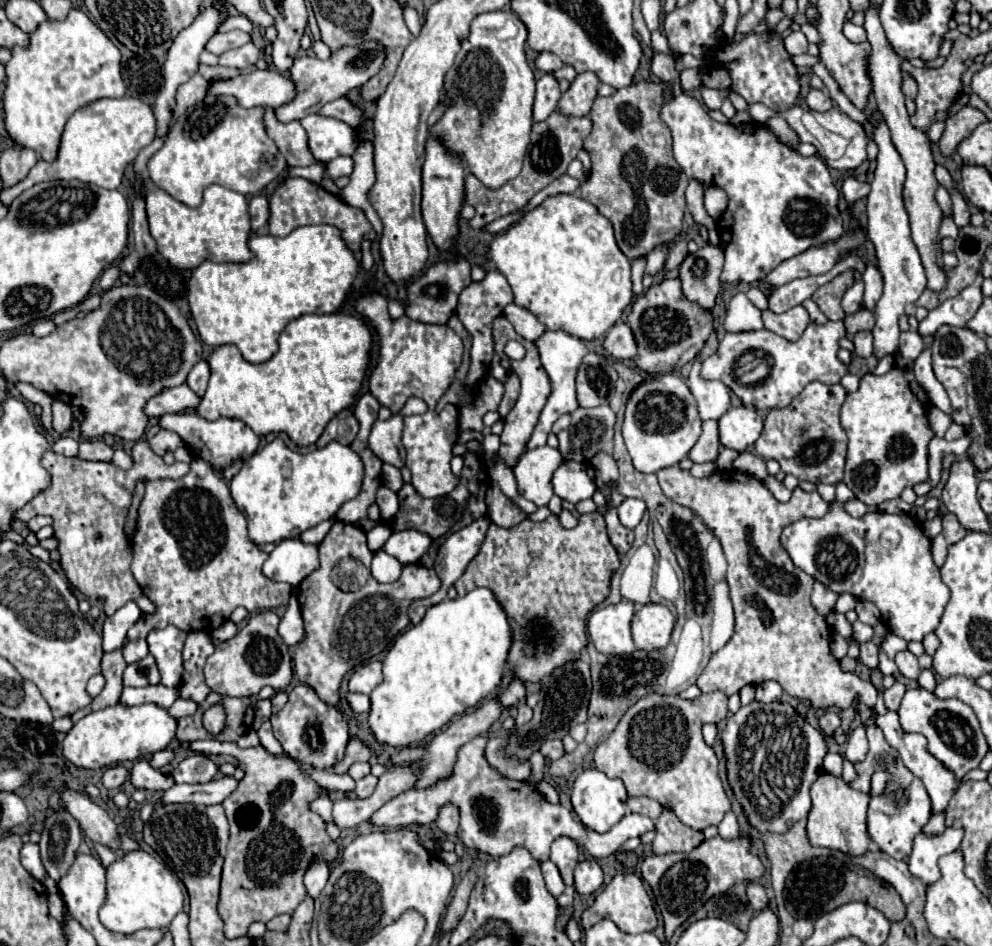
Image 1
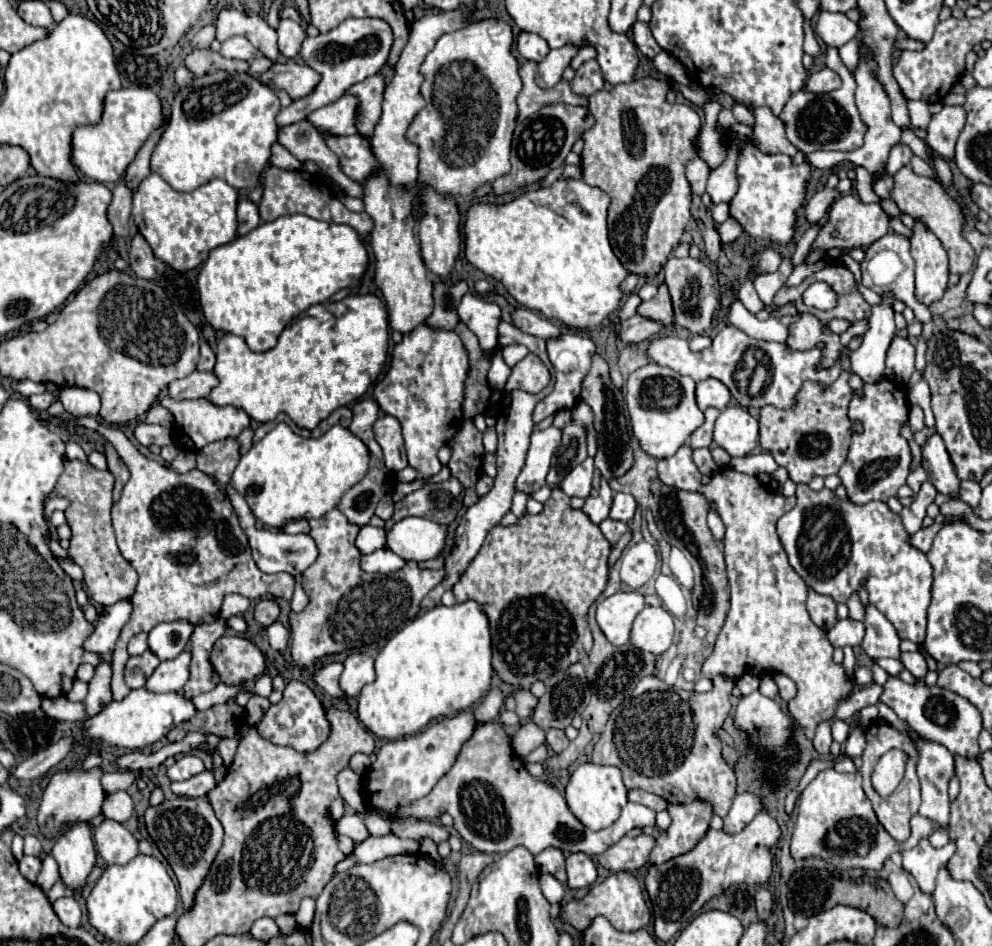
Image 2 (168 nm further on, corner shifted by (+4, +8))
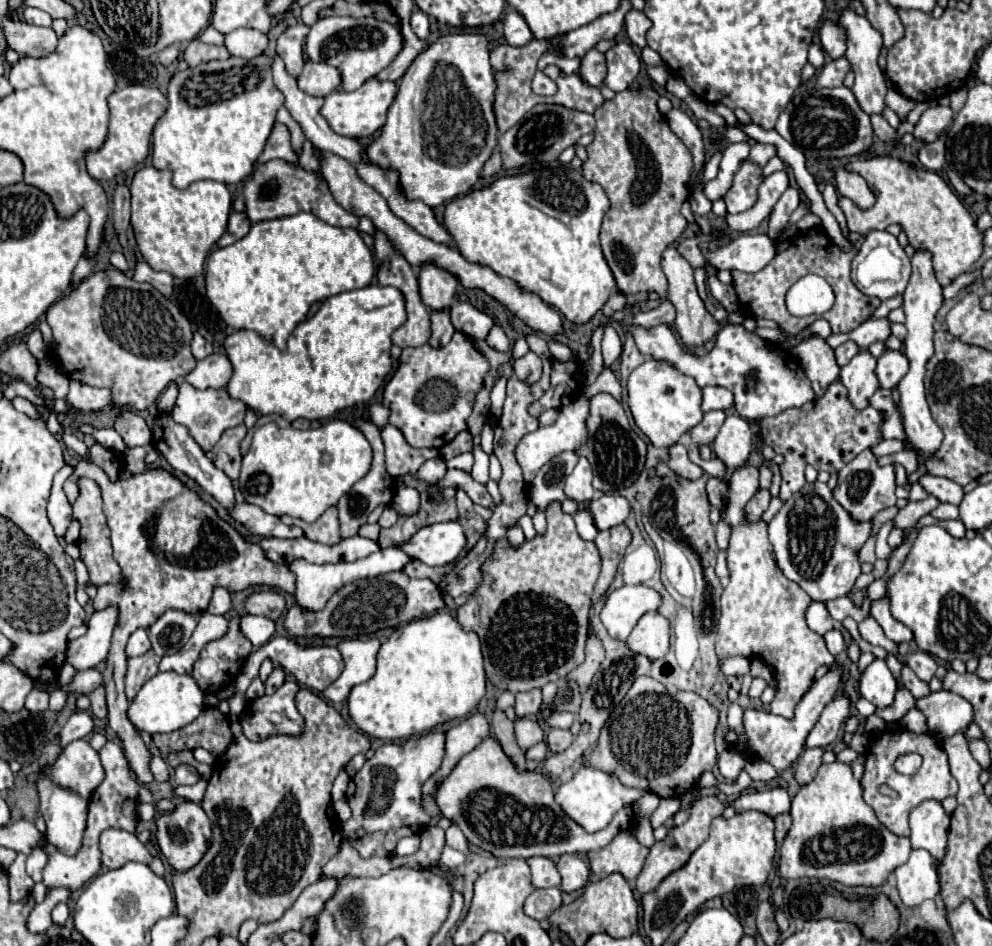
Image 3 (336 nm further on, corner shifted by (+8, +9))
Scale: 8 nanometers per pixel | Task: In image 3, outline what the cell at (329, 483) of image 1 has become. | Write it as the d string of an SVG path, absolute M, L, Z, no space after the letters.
M330 419L318 429L280 429L274 423L254 431L250 451L242 459L240 491L248 503L272 515L290 515L316 521L328 507L336 505L372 463L372 447L364 433L342 419Z

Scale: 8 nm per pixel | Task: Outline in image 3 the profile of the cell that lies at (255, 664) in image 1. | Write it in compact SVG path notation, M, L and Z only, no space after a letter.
M256 591L246 599L246 611L250 615L264 615L268 619L280 619L284 609L286 609L286 599L276 591Z

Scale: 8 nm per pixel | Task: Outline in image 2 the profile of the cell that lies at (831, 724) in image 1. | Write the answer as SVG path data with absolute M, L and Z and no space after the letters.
M824 720L818 724L816 734L814 734L814 748L818 752L828 752L830 744L832 744L832 734L830 734L830 724L832 720Z

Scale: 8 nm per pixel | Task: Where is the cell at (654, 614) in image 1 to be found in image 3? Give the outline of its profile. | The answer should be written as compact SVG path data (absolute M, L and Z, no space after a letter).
M660 613L644 615L630 633L626 645L632 653L648 659L662 659L670 647L670 621Z

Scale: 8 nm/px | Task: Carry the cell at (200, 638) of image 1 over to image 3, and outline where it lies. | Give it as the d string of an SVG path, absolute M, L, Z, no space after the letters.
M236 615L230 621L228 633L202 649L200 659L194 663L192 677L206 695L218 693L236 679L250 653L252 643L242 635L240 615Z

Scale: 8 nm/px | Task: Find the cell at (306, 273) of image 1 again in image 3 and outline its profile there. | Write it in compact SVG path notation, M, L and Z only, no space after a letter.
M312 213L270 219L254 223L246 237L230 247L214 249L206 261L206 293L220 317L234 329L258 331L264 339L284 349L286 339L298 323L302 323L312 303L336 293L352 291L370 285L374 277L374 257L358 229L340 229L324 223Z

